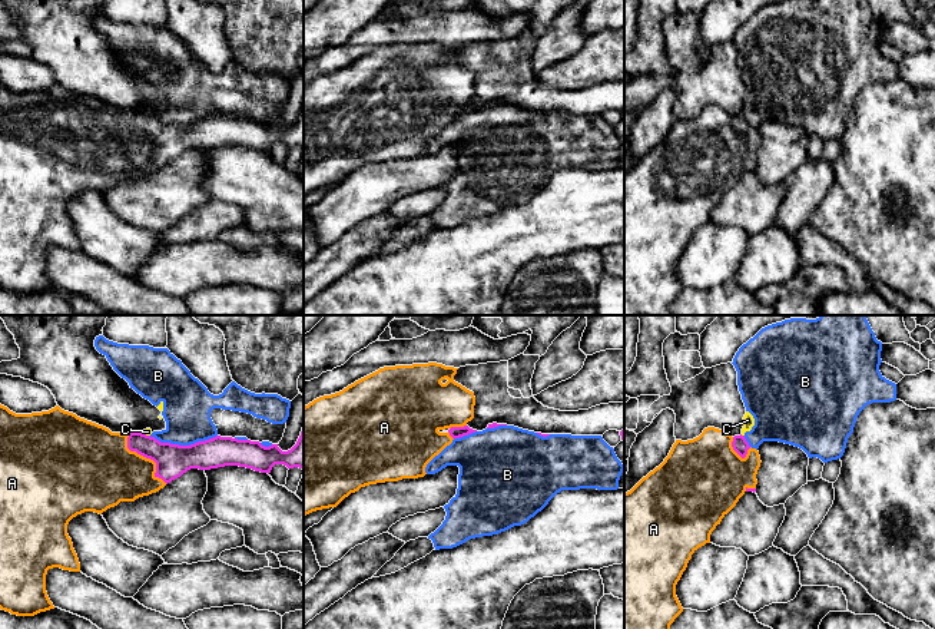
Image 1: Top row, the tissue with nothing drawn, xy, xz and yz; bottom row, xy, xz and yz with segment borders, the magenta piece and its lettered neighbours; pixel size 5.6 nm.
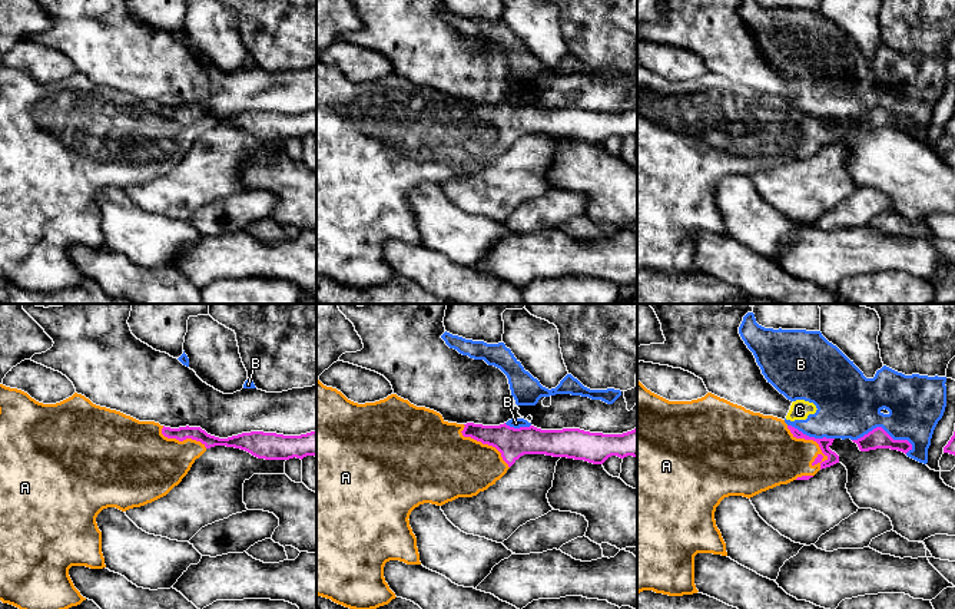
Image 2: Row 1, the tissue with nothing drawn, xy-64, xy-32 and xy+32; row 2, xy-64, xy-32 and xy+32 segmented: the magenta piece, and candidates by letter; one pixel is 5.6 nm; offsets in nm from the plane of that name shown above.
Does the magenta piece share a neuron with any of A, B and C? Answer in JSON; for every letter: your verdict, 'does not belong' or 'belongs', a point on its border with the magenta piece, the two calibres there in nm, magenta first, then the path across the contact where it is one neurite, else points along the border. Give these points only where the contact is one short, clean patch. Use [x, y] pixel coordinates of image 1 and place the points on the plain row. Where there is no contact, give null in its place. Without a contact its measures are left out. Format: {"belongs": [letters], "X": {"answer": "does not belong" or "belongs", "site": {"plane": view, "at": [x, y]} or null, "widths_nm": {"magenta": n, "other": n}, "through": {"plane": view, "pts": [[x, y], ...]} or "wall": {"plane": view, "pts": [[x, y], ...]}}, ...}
{"belongs": ["A"], "A": {"answer": "belongs", "site": {"plane": "xy", "at": [146, 136]}, "widths_nm": {"magenta": 190, "other": 380}}, "B": {"answer": "does not belong", "site": {"plane": "xy", "at": [182, 125]}, "widths_nm": {"magenta": 190, "other": 280}}, "C": {"answer": "does not belong", "site": {"plane": "yz", "at": [740, 113]}, "widths_nm": {"magenta": 90, "other": 60}, "wall": {"plane": "yz", "pts": [[740, 113], [743, 115]]}}}

